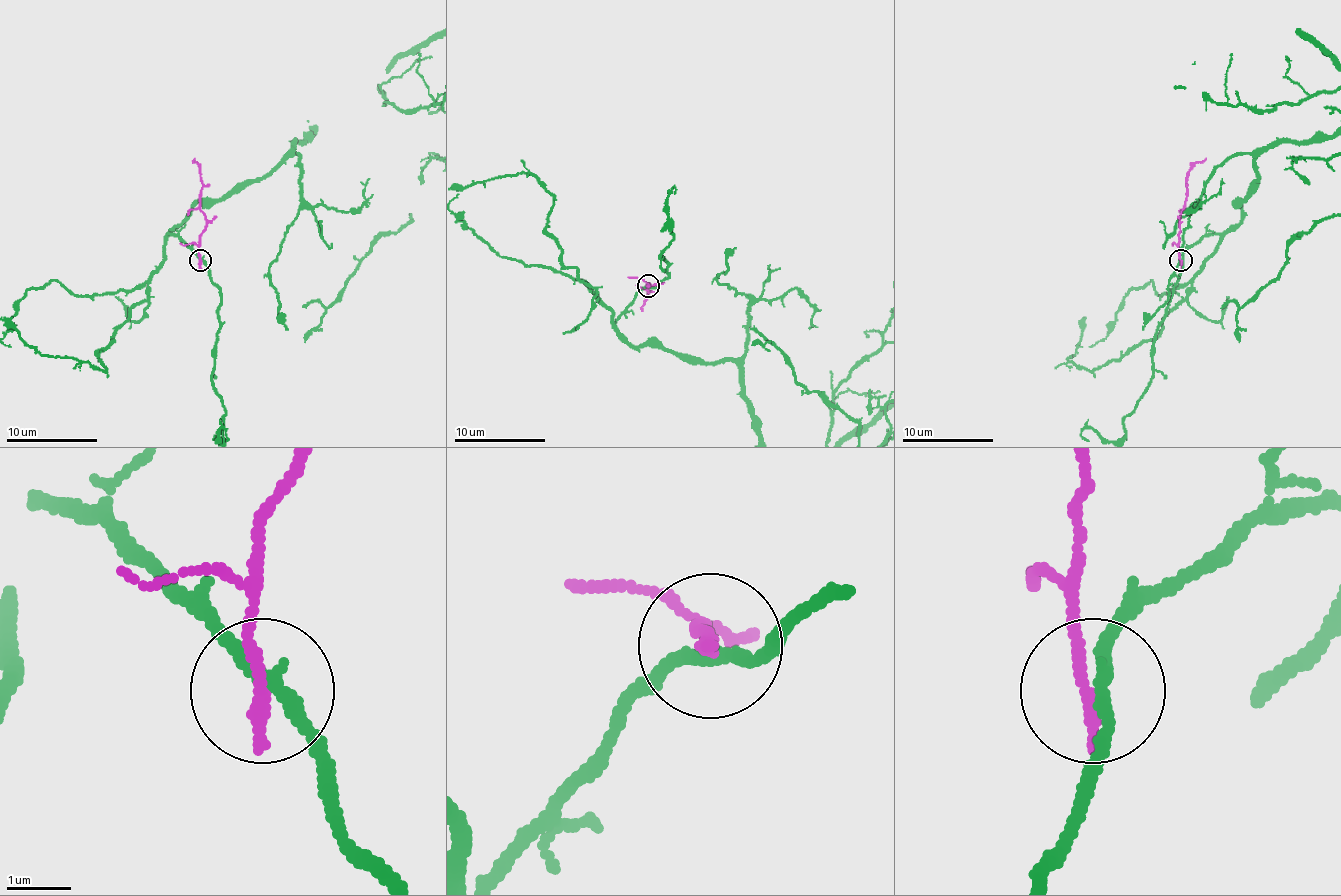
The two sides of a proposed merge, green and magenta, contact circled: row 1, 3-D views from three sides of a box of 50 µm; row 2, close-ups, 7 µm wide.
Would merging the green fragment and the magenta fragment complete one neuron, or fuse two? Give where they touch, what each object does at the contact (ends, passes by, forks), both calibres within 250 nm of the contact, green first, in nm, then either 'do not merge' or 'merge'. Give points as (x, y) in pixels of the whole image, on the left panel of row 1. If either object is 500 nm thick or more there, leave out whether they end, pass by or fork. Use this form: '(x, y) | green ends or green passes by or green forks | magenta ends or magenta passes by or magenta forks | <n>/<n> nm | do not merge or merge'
(200, 260) | green passes by | magenta ends | 220/240 nm | do not merge

